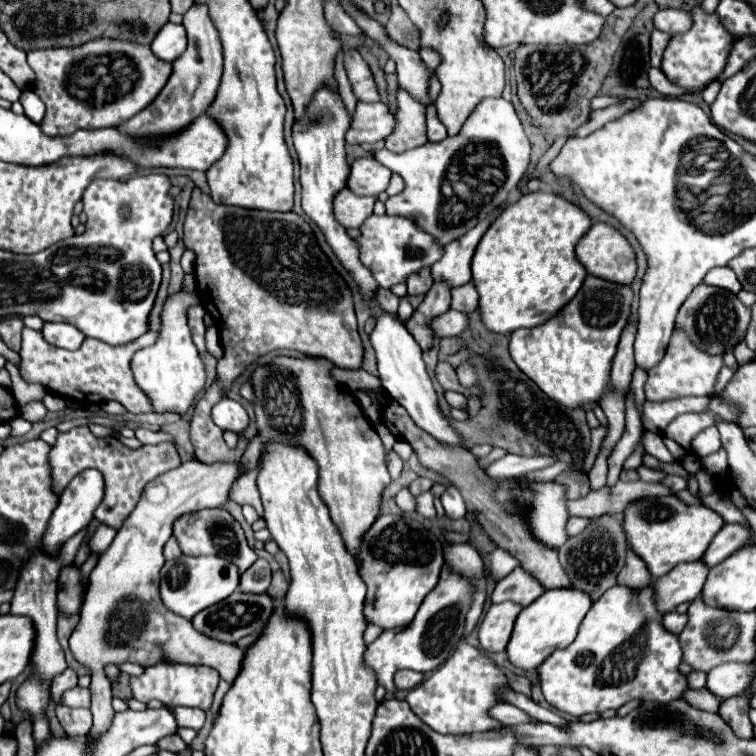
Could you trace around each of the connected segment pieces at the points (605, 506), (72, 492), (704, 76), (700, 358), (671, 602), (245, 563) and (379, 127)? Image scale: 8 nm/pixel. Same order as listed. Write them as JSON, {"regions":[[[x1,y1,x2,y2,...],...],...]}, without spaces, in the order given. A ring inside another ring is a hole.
{"regions":[[[617,482,613,488,601,488,597,492,589,492,585,498,569,502,571,516,601,516,603,512,611,512,619,516,623,508,643,496,663,496,671,494,661,484,647,484,647,482]],[[85,470,85,472,81,472,81,476,71,480,71,484,65,488,65,492,61,492,61,502,59,502,57,510,53,512,53,516,49,520,49,528,43,536,45,552,49,552,49,554,57,552,63,546,63,542,67,542,73,534,77,534,81,528,85,528,93,520,93,512,95,512,97,504,101,504,103,492,105,492,105,482,103,482,101,472,97,472,97,470]],[[701,4,693,6,689,10,693,26,689,32,685,34,677,34,669,40,669,46,665,48,663,54,663,62,661,62,661,70,663,74,677,86,685,88,687,92,703,92,705,86,709,86,709,82,713,82,715,78,721,76,721,72,725,70,729,52,733,50,733,44,739,40,739,36,731,34,717,12,707,14]],[[675,328,661,364,649,370,649,378,645,382,645,396,651,402,663,402,673,398,683,398,687,394,711,394,721,368,723,368,721,356,701,352,701,348,695,348,695,344,689,340,689,336,685,336,685,332]],[[697,560,687,564,677,564,669,574,655,580,655,606,661,614,673,612,683,602,693,602,707,578,709,568]],[[221,508,201,510,201,512,181,516,173,524,173,534,177,536,185,556,221,556,221,558,229,560,231,564,235,564,241,574,257,560,257,554,247,546,243,528,235,522,235,518,229,512,225,512]],[[357,102,345,140,347,144,373,144,377,140,385,140,393,126,393,114,383,102]]]}

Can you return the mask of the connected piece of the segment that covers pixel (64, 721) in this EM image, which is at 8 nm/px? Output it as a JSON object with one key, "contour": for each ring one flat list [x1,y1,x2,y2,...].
{"contour":[[57,706,57,718,67,736,87,736,91,730,91,712,85,708]]}

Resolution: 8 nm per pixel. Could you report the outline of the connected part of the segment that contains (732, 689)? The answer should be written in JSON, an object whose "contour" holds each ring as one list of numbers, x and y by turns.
{"contour":[[754,662,719,665,707,674,707,688,721,698,743,694,749,690,754,671]]}

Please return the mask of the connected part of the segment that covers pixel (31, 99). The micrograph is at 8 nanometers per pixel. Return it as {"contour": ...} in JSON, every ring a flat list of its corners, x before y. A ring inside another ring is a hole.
{"contour":[[25,90,21,94,21,104,25,108,25,116,33,122,41,122,43,120,43,114,45,114,45,104,41,102,41,98,33,92,33,90]]}

